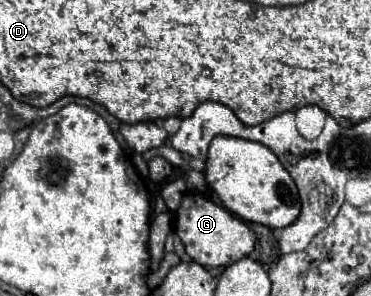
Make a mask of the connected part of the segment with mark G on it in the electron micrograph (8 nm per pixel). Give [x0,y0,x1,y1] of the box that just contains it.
[174,194,256,266]

